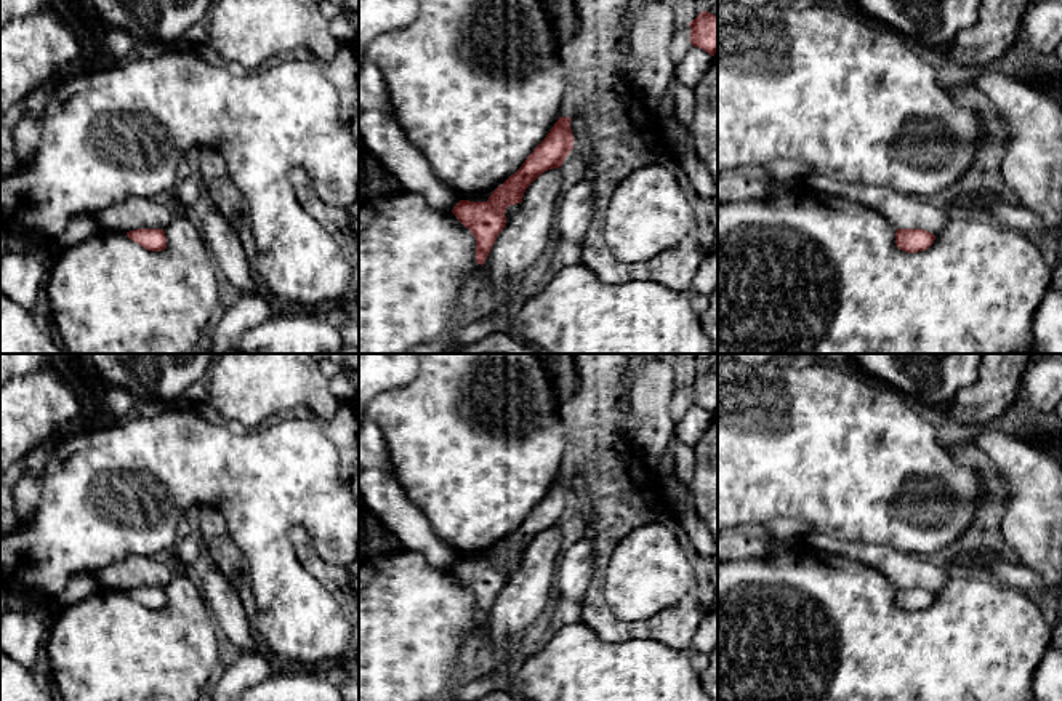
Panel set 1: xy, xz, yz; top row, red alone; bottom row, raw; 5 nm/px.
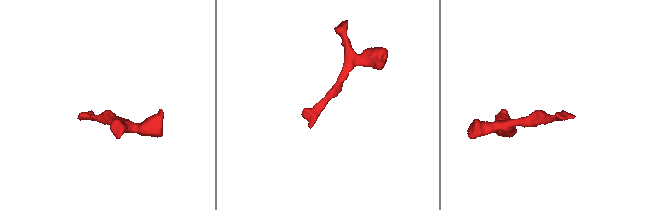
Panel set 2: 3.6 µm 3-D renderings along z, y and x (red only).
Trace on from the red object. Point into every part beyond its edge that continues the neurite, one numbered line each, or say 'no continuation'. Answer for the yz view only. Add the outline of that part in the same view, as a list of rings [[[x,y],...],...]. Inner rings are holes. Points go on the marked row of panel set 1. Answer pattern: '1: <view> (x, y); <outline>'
no continuation

